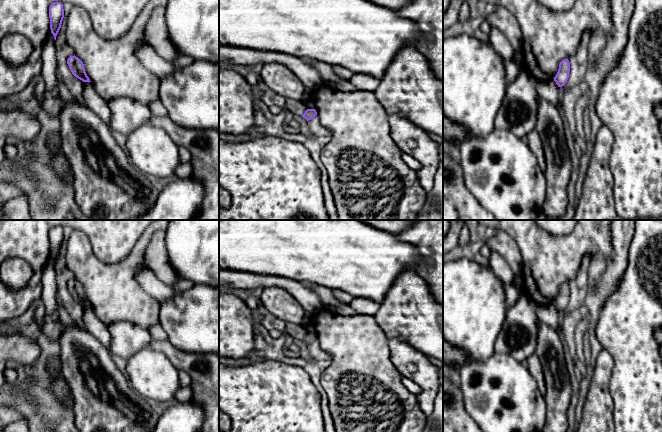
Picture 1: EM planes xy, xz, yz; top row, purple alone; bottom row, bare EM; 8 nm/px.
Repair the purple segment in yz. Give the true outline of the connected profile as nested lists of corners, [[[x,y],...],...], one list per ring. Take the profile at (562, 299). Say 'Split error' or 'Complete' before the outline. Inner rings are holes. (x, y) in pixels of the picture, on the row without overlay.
Complete. [[[564,283],[560,286],[559,288],[559,293],[554,301],[554,305],[558,309],[558,311],[562,311],[565,309],[569,302],[569,297],[570,297],[570,287],[568,283]]]

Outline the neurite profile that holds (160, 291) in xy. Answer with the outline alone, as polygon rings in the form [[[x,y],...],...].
[[[147,266],[141,268],[136,274],[136,279],[143,290],[159,302],[171,299],[177,293],[172,286],[160,281]]]

